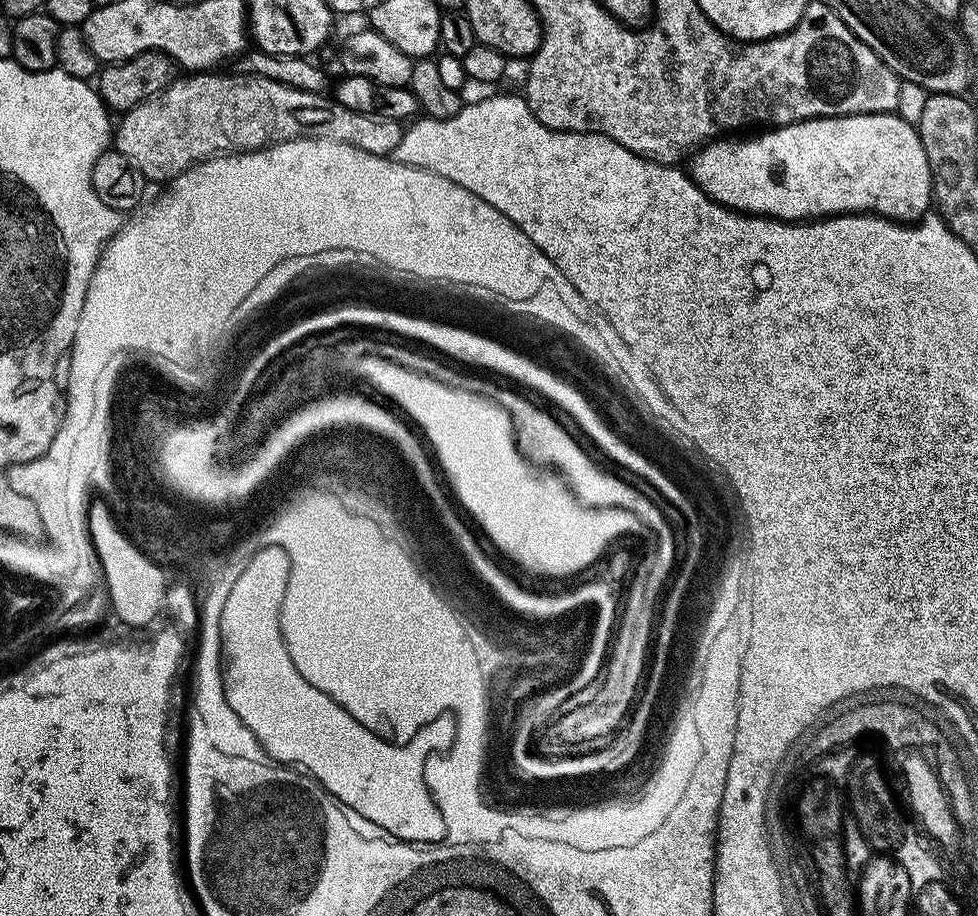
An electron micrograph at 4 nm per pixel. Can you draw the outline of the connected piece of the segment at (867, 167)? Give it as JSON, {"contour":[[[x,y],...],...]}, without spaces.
{"contour":[[[899,114],[805,120],[803,124],[791,124],[765,133],[765,136],[756,136],[753,140],[720,138],[705,143],[691,157],[692,180],[715,204],[721,204],[729,212],[766,216],[769,220],[783,220],[786,224],[861,214],[885,216],[887,220],[897,222],[920,222],[928,208],[930,212],[933,207],[932,171],[922,138],[919,131]]]}

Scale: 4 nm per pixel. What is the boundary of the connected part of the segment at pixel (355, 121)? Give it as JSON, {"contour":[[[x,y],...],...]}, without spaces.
{"contour":[[[220,74],[185,75],[162,94],[123,113],[124,121],[119,121],[114,132],[115,151],[130,158],[153,185],[167,185],[197,164],[221,154],[262,152],[275,144],[305,138],[336,140],[371,156],[381,155],[382,122],[378,118],[354,114],[354,110],[346,110],[327,95],[294,90],[270,78],[216,75]]]}

